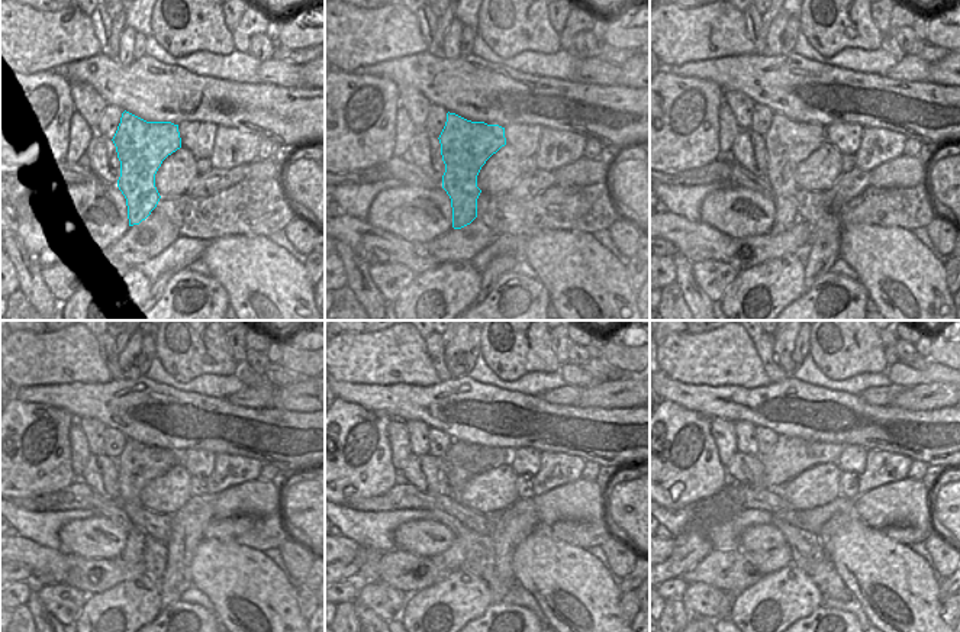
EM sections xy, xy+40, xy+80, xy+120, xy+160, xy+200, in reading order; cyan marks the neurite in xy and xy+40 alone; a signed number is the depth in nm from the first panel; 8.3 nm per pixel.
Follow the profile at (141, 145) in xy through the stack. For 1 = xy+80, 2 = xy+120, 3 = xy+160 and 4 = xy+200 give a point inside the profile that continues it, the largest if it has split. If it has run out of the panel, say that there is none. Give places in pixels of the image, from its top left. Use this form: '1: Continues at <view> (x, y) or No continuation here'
1: Continues at xy+80 (788, 142)
2: Continues at xy+120 (138, 464)
3: Continues at xy+160 (461, 461)
4: Continues at xy+200 (769, 561)

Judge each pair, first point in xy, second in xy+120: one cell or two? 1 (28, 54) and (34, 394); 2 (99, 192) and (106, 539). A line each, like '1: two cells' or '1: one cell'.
1: two cells
2: one cell

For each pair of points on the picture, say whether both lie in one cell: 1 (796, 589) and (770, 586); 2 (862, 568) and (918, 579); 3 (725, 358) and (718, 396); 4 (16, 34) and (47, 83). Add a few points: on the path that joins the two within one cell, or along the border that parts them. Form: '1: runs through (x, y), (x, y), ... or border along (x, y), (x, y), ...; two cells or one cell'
1: runs through (791, 589), (776, 589); one cell
2: runs through (876, 568), (888, 579), (904, 579); one cell
3: border along (686, 381), (690, 384), (754, 387); two cells
4: border along (57, 68), (34, 73), (15, 71); two cells

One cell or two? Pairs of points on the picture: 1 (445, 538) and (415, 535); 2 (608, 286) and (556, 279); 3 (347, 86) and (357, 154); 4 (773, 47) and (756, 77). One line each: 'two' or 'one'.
1: one
2: one
3: one
4: two

